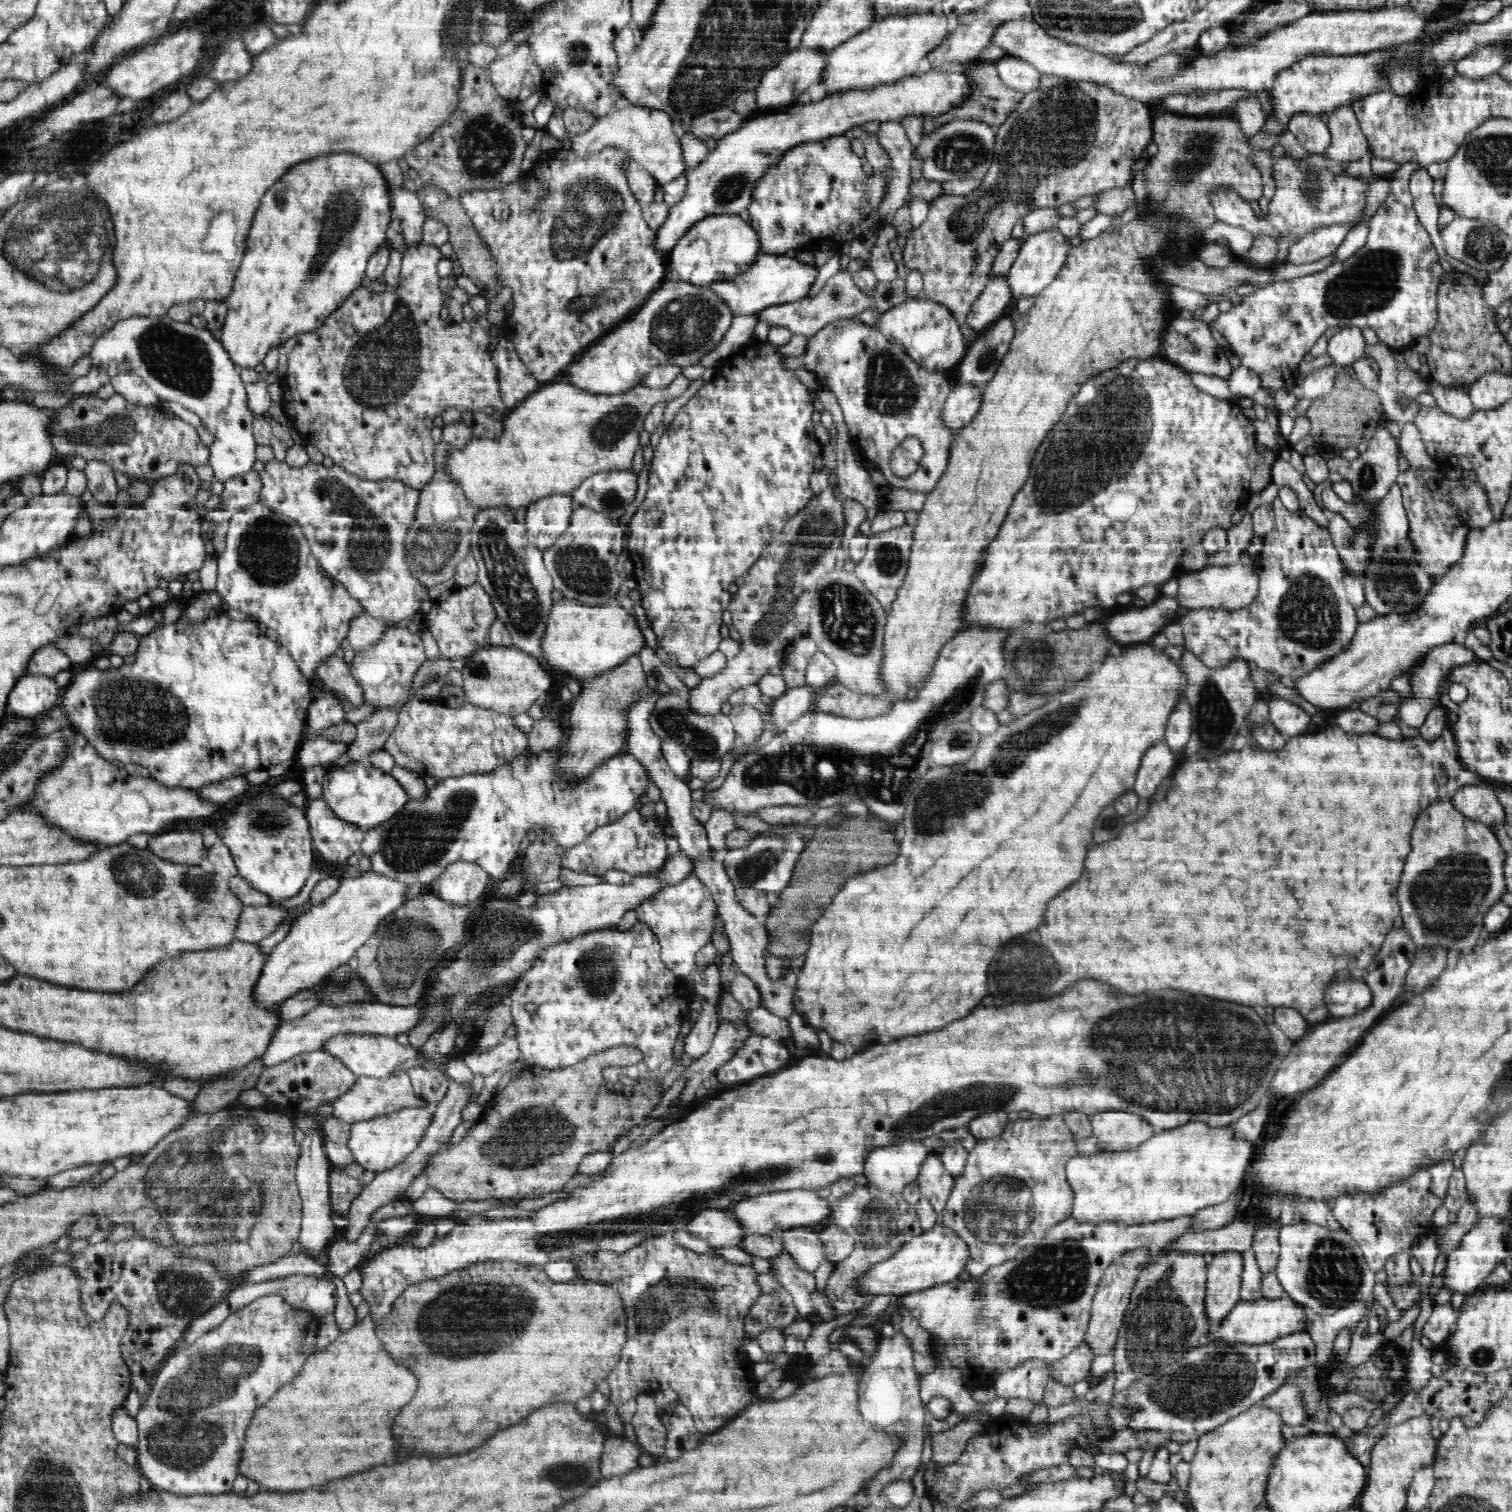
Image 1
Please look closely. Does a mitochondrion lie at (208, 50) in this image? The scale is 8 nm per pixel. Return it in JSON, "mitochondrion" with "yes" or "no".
{"mitochondrion":"no"}

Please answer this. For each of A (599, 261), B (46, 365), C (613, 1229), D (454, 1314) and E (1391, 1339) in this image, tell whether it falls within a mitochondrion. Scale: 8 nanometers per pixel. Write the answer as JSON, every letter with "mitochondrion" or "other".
{"A":"mitochondrion","B":"other","C":"mitochondrion","D":"mitochondrion","E":"other"}

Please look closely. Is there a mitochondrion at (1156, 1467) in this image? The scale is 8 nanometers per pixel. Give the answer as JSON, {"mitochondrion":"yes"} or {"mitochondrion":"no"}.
{"mitochondrion":"no"}

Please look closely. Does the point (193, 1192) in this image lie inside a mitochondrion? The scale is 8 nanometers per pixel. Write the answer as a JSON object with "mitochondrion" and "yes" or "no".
{"mitochondrion":"yes"}

